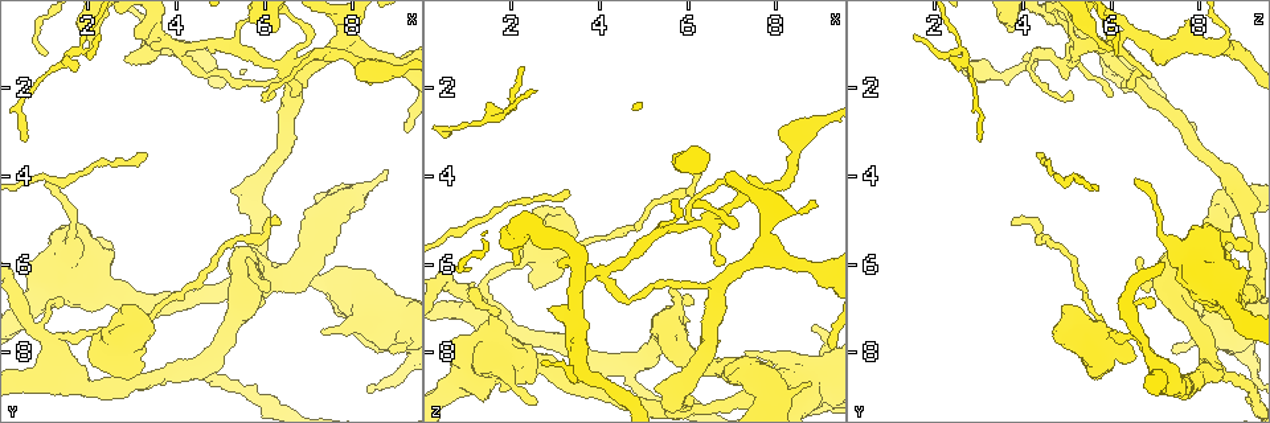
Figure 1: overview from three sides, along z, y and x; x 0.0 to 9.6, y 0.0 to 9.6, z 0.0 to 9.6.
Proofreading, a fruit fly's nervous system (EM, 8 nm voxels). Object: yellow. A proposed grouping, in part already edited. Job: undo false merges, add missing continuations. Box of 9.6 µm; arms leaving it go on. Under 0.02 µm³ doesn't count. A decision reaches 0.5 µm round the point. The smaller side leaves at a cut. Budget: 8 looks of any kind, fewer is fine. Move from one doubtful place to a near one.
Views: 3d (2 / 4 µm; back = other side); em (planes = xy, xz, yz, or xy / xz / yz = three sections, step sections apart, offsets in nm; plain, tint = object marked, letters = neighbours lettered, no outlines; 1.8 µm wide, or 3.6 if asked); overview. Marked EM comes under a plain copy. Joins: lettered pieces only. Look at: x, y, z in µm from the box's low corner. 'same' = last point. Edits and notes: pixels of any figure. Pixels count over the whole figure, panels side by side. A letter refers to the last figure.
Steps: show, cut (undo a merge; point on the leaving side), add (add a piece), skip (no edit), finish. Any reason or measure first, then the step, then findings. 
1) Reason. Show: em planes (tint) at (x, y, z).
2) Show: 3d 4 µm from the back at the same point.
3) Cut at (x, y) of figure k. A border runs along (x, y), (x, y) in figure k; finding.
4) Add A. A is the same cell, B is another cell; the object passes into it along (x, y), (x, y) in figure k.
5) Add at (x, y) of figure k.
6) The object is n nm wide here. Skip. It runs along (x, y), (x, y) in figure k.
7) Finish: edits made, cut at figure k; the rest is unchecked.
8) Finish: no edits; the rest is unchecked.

Calibre changes. Show: 3d 4 µm at (1.40, 7.60, 6.55).

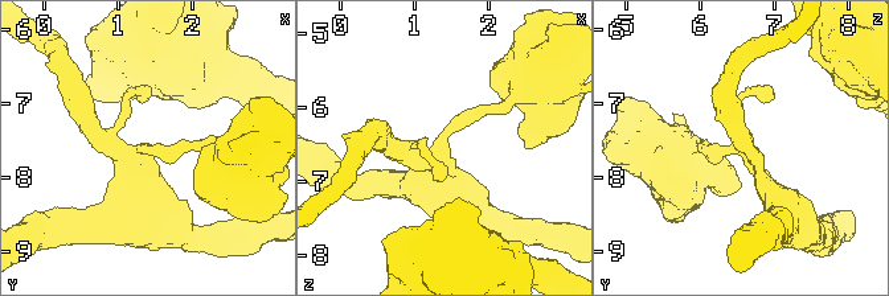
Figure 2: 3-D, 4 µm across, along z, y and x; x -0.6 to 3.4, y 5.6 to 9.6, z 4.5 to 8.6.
3 arms meet here; the arms are 180, 280, 340 nm wide; now the EM. Show: em xz step 8 (tint) at (1.40, 7.60, 6.55).

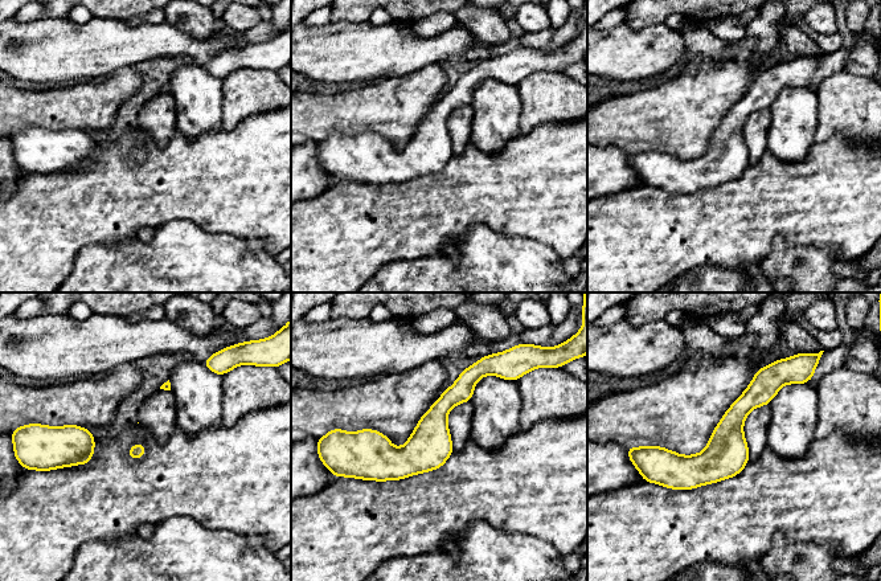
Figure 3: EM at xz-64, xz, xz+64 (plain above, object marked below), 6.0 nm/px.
Cut it another way. Show: em planes (letters) at the same point.

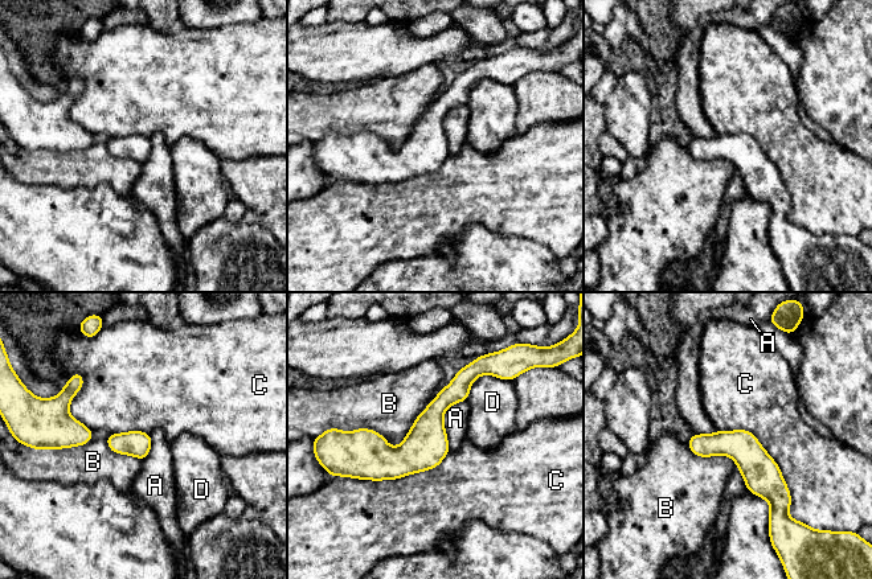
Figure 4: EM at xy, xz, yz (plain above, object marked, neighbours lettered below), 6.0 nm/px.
The object is 160 nm wide here. Skip. A, B, C and D are other cells; a border runs along (717, 430), (757, 439), (789, 513) in figure 4; one neuron here.

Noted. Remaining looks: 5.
Thick turns thin. Show: em 3.6 µm yz step 4 (tint) at (1.65, 5.45, 7.40).

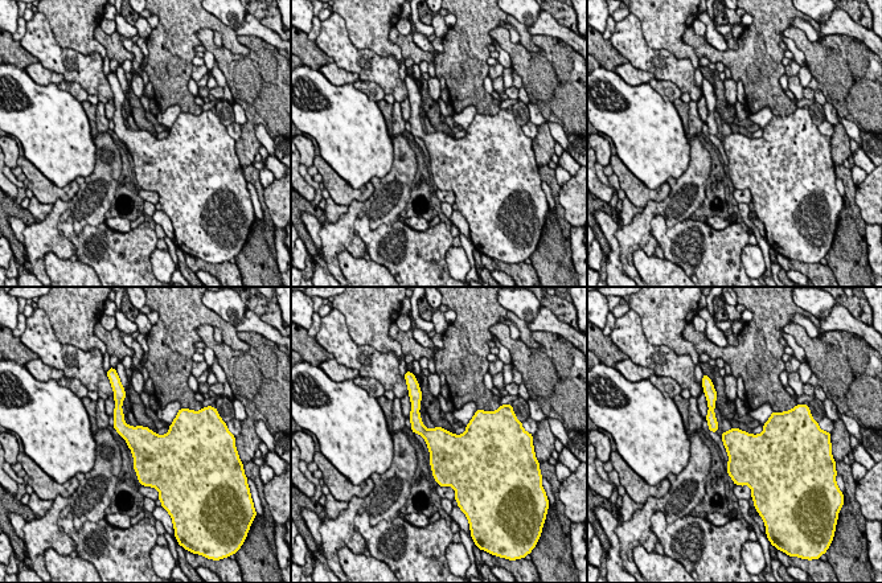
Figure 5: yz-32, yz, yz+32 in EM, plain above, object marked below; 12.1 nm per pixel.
Show: em 3.6 µm yz step 4 (letters) at the same point.

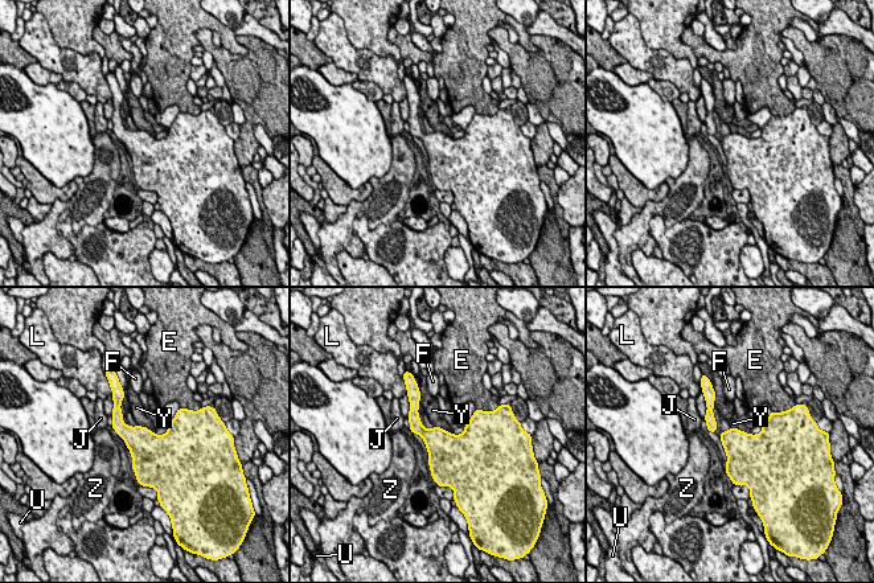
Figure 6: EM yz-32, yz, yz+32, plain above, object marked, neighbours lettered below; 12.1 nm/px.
The longest contact is with Y, 240 nm. Skip. E, F, J, L, U, Y and Z are other cells; a border runs along (434, 426), (439, 426), (451, 434) in figure 6; all the same neuron.

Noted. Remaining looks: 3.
Show: em planes (letters) at (6.20, 0.75, 3.80).

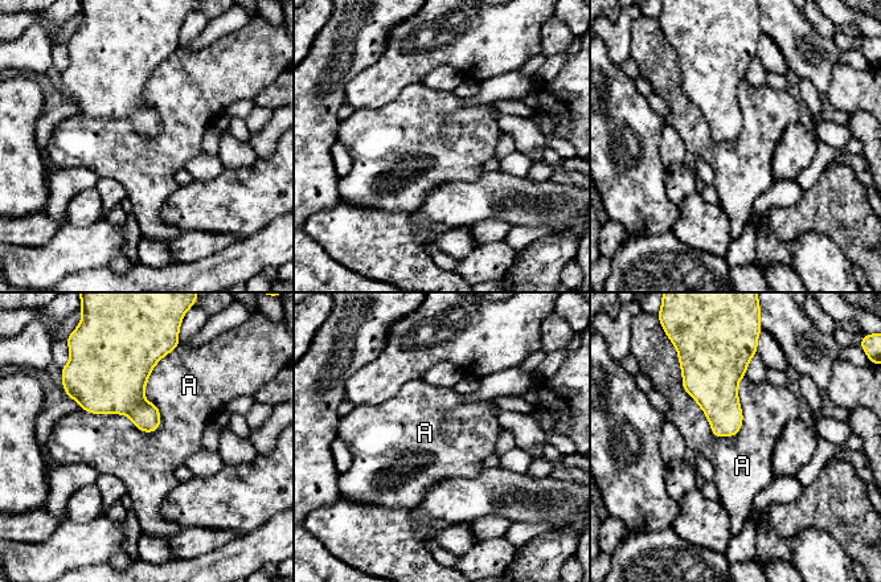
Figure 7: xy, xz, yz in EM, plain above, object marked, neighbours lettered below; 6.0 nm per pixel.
Skip. A is another cell; a border runs along (171, 352), (81, 409) in figure 7; none of them fits.

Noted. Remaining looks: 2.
Finish: no edits; the rest is unchecked.

